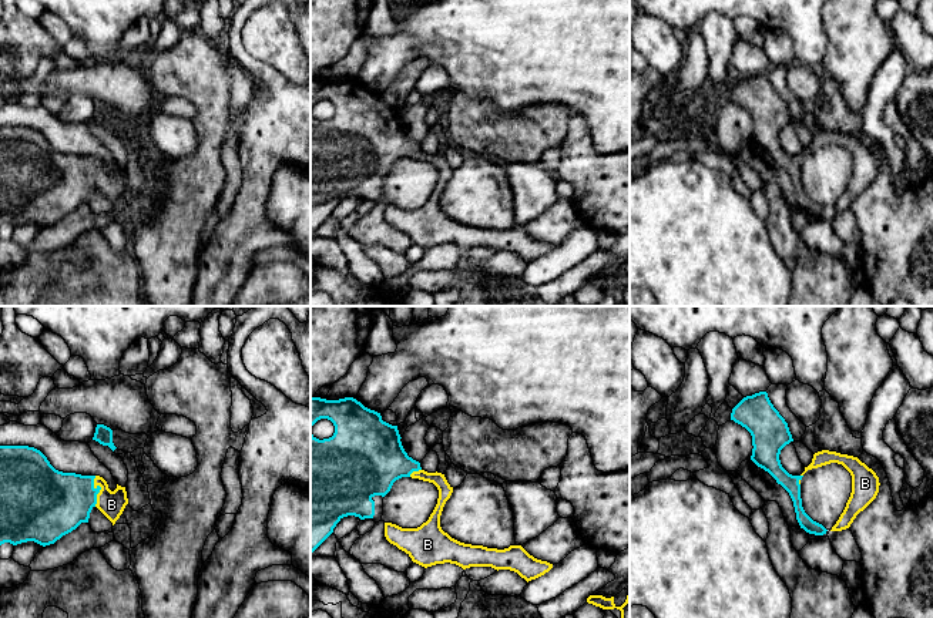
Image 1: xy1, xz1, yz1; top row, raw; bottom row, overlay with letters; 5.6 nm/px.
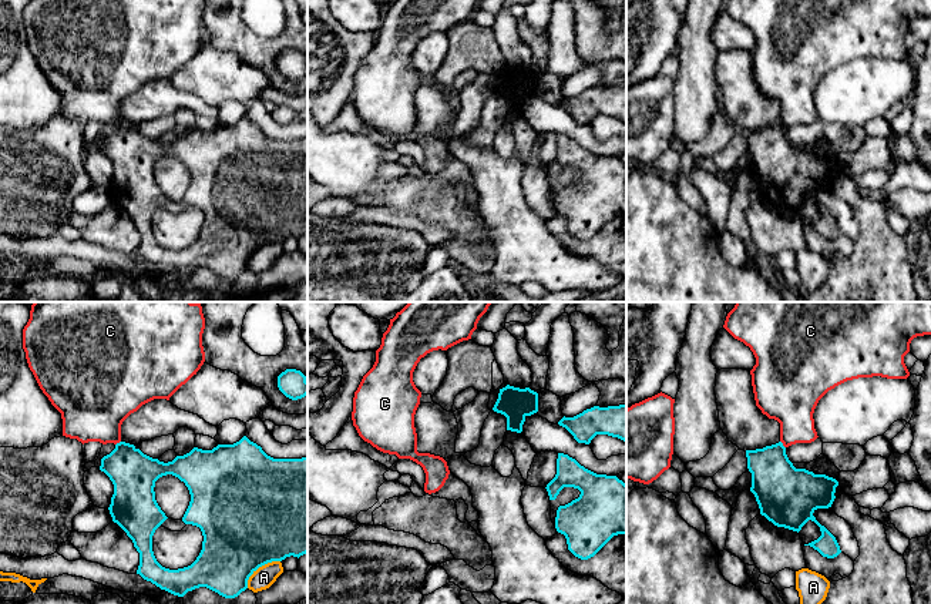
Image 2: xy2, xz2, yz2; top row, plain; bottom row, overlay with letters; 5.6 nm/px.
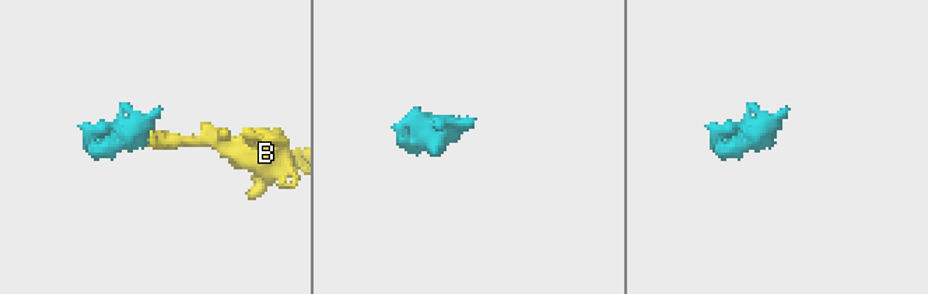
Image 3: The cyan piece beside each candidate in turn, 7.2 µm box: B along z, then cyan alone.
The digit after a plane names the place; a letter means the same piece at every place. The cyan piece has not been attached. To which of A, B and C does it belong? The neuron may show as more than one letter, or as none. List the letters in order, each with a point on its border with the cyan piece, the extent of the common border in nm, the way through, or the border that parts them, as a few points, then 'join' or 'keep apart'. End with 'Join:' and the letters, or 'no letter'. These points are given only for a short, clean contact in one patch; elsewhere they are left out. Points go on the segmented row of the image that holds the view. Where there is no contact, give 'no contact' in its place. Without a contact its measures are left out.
A: meets cyan in xy2 at (259, 566); contact 240 nm long; keep apart
B: meets cyan in xy1 at (100, 489); contact 180 nm long; join
C: meets cyan in yz2 at (782, 445); contact 50 nm long; border along yz2 (780, 440), (785, 448); keep apart
Join: B

